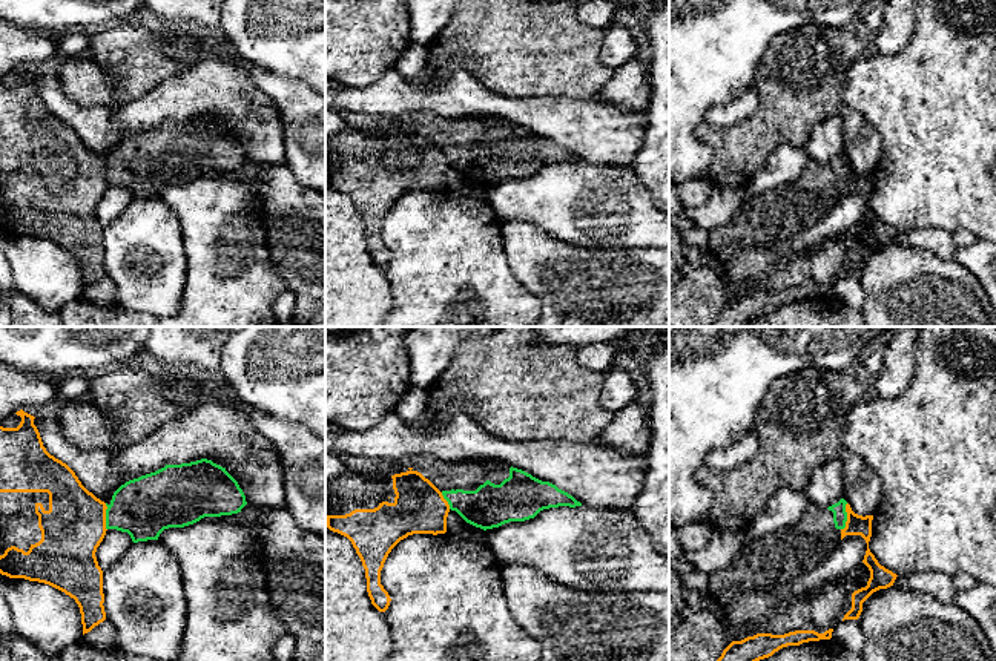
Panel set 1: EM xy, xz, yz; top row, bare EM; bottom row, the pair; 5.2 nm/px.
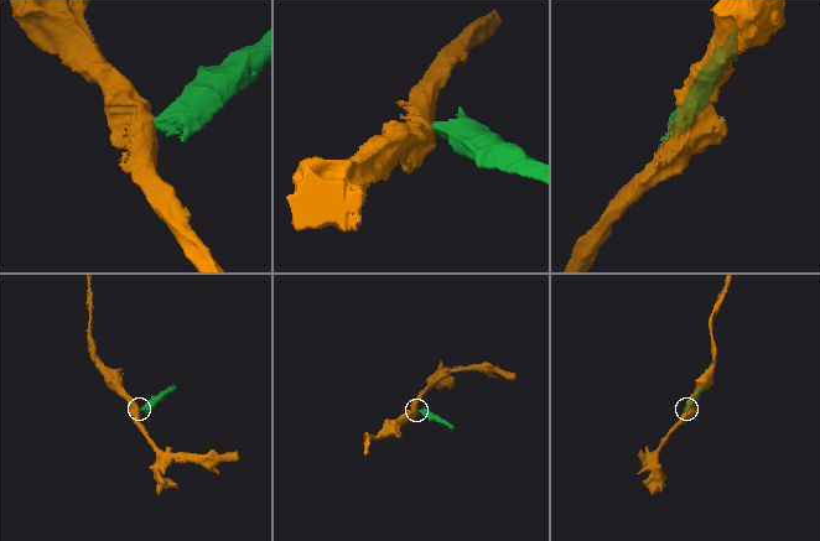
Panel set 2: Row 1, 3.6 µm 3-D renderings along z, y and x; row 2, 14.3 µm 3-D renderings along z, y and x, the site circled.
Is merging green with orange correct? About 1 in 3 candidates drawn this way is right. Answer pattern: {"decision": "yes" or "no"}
{"decision": "no"}

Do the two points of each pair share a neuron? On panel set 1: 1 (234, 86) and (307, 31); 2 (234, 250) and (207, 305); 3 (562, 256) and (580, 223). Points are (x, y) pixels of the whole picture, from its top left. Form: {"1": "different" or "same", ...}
{"1": "different", "2": "same", "3": "different"}

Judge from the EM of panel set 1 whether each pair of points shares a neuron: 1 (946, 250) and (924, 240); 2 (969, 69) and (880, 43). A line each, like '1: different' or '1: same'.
1: same
2: different

